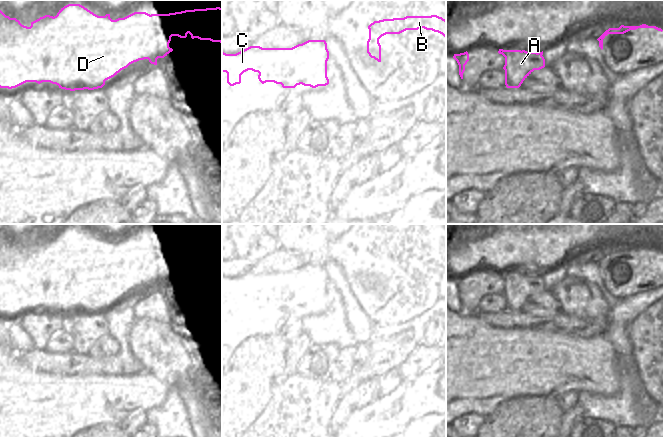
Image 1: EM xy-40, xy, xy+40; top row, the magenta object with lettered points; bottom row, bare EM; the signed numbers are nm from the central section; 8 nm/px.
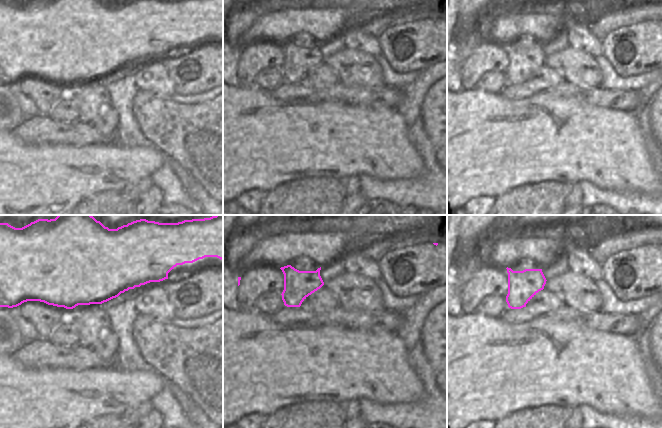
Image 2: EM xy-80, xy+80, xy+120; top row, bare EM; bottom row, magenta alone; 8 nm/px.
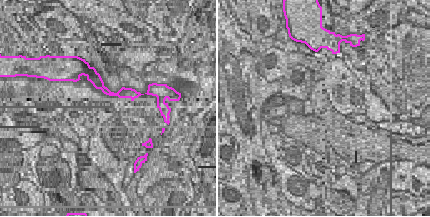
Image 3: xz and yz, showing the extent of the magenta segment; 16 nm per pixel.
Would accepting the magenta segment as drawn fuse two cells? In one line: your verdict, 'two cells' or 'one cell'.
two cells

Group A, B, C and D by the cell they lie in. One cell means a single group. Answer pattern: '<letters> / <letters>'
A / B C D

